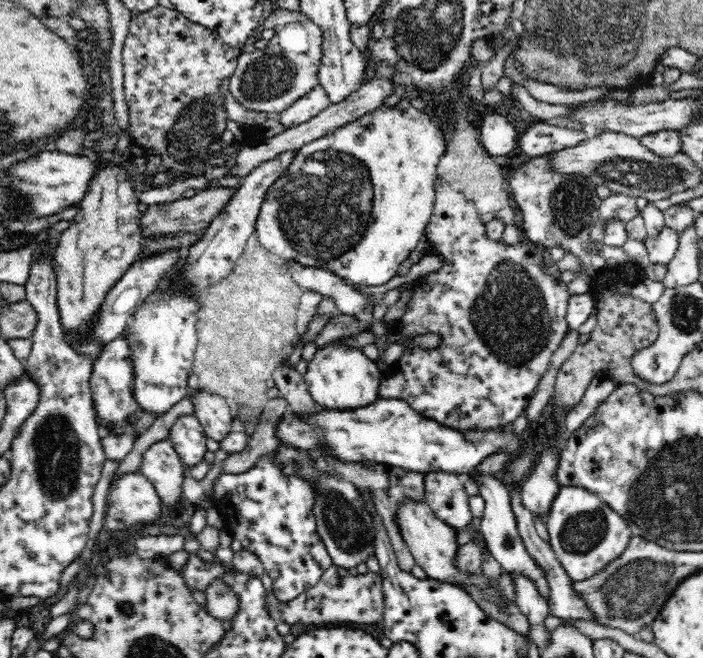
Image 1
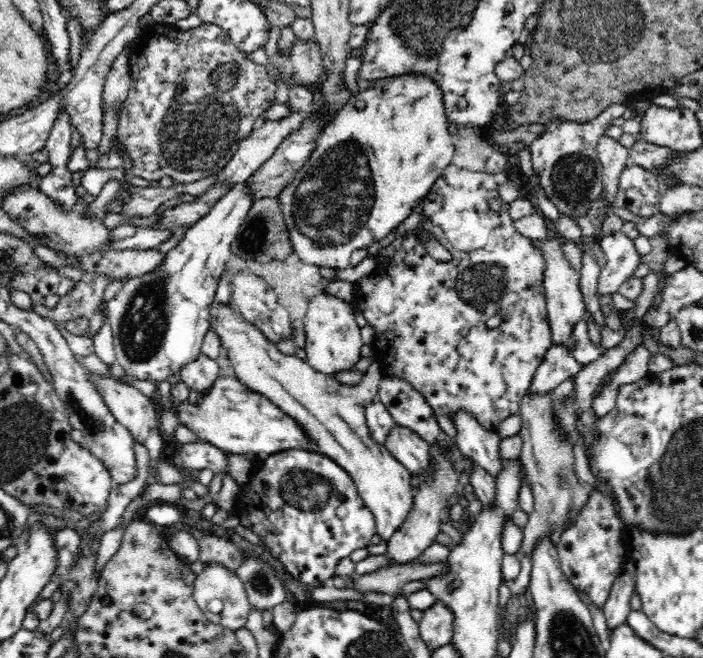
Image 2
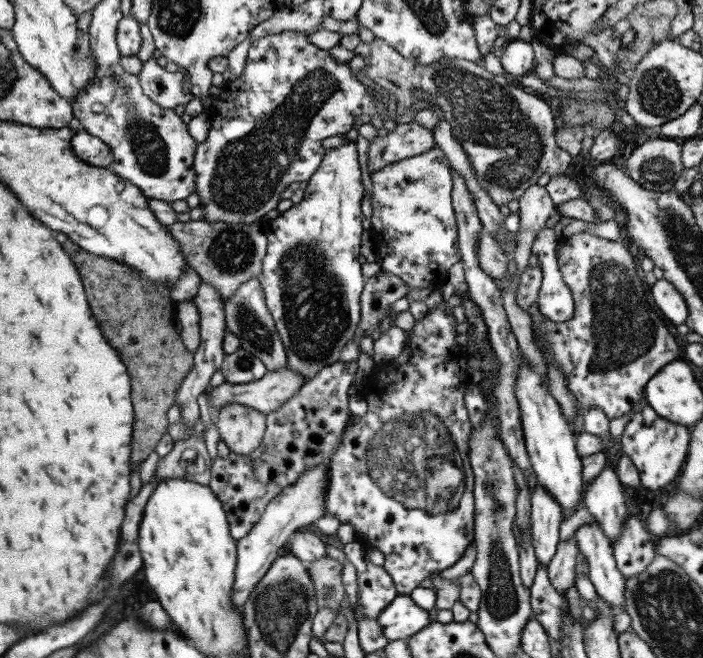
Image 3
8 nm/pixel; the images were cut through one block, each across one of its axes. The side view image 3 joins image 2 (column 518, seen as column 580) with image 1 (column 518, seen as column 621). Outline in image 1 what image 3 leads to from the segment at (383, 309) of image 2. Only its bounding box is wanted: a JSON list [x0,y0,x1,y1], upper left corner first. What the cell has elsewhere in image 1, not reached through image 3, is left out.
[379,177,570,431]

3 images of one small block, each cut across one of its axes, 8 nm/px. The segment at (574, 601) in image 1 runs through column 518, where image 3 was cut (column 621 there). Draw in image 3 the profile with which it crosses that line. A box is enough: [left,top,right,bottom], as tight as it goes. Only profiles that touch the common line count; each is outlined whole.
[583,467,629,543]

